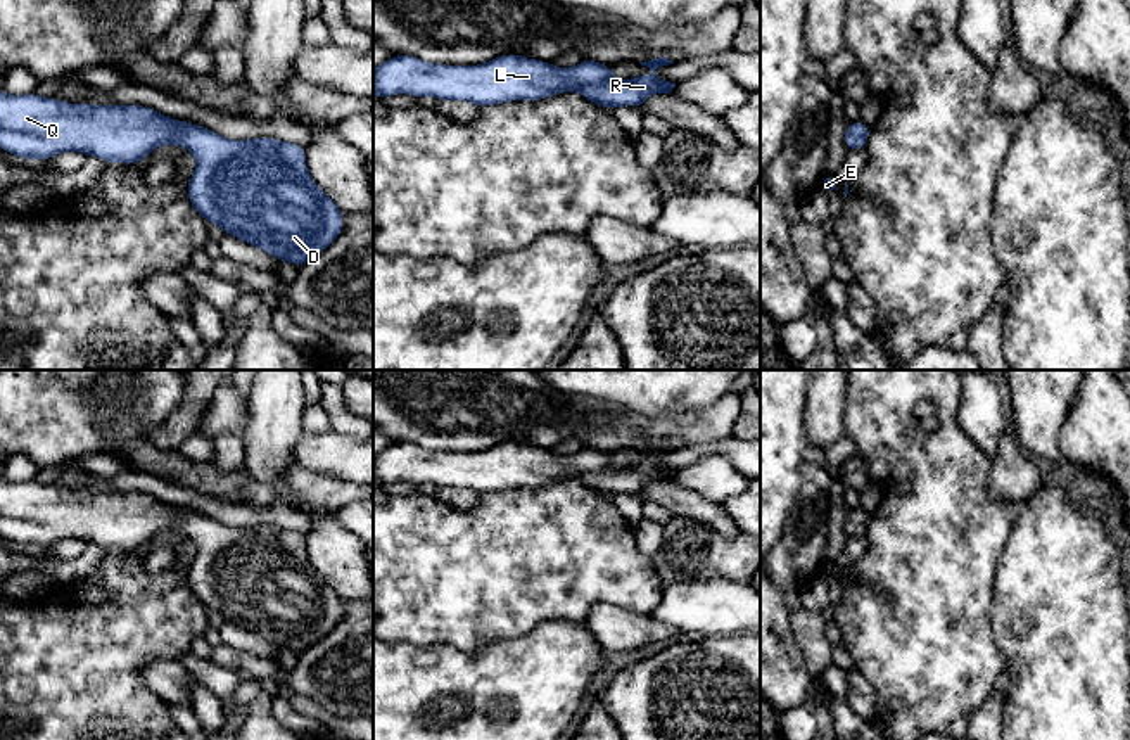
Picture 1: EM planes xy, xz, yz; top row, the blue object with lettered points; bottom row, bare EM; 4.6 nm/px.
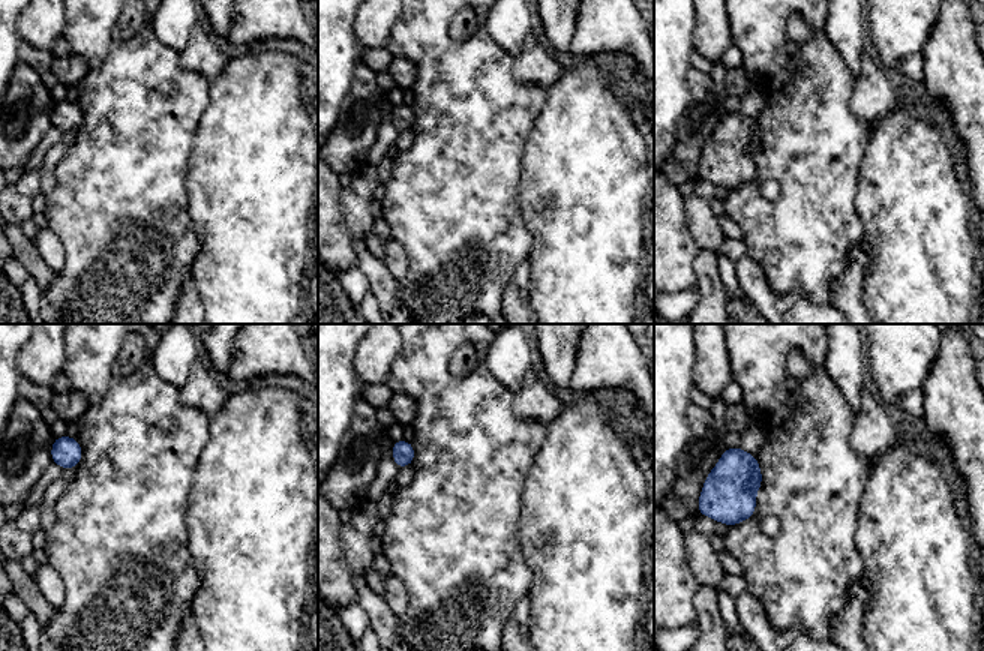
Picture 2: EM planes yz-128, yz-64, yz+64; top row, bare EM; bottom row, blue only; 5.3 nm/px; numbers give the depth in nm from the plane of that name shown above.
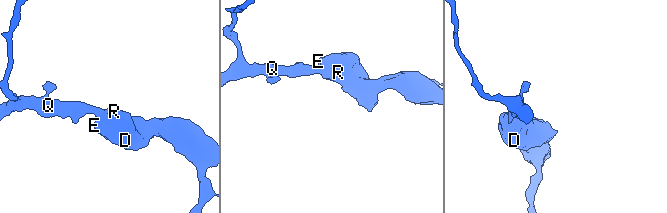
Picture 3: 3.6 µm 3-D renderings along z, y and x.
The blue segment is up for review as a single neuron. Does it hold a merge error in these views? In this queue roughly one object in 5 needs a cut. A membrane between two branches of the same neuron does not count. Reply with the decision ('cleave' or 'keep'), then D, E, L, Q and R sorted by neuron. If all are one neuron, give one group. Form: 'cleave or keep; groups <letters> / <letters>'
keep; groups D E L Q R

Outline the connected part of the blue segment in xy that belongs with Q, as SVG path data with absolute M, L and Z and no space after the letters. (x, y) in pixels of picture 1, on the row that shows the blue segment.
M0 92L0 149L24 161L47 161L62 152L95 156L105 163L145 161L161 145L178 144L197 159L188 180L188 201L206 220L244 244L256 246L278 261L302 266L325 251L342 232L344 214L313 182L306 149L276 138L230 140L200 124L168 118L145 105L67 104L38 93Z

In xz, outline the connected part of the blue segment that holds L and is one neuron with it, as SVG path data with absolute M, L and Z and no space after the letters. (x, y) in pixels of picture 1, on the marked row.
M518 54L499 55L479 66L429 64L413 55L392 55L373 69L373 95L390 97L408 93L413 97L432 95L437 100L467 100L479 107L511 100L541 100L563 92L579 92L589 102L613 109L624 105L641 107L651 93L670 93L676 83L651 76L617 80L610 64L584 59L579 66L558 69L551 62L525 59Z

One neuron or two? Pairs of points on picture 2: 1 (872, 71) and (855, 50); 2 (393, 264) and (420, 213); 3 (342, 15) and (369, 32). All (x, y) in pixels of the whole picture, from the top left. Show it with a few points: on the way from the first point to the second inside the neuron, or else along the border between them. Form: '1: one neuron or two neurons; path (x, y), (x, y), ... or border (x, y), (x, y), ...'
1: two neurons; border (864, 51), (860, 60), (860, 72), (855, 77)
2: two neurons; border (393, 237), (408, 260), (408, 275), (402, 282)
3: two neurons; border (356, 15), (356, 38), (360, 44)

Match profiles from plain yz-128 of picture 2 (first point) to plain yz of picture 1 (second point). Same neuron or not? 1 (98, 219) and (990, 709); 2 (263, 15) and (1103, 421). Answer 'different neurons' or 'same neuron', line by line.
1: different neurons
2: same neuron

